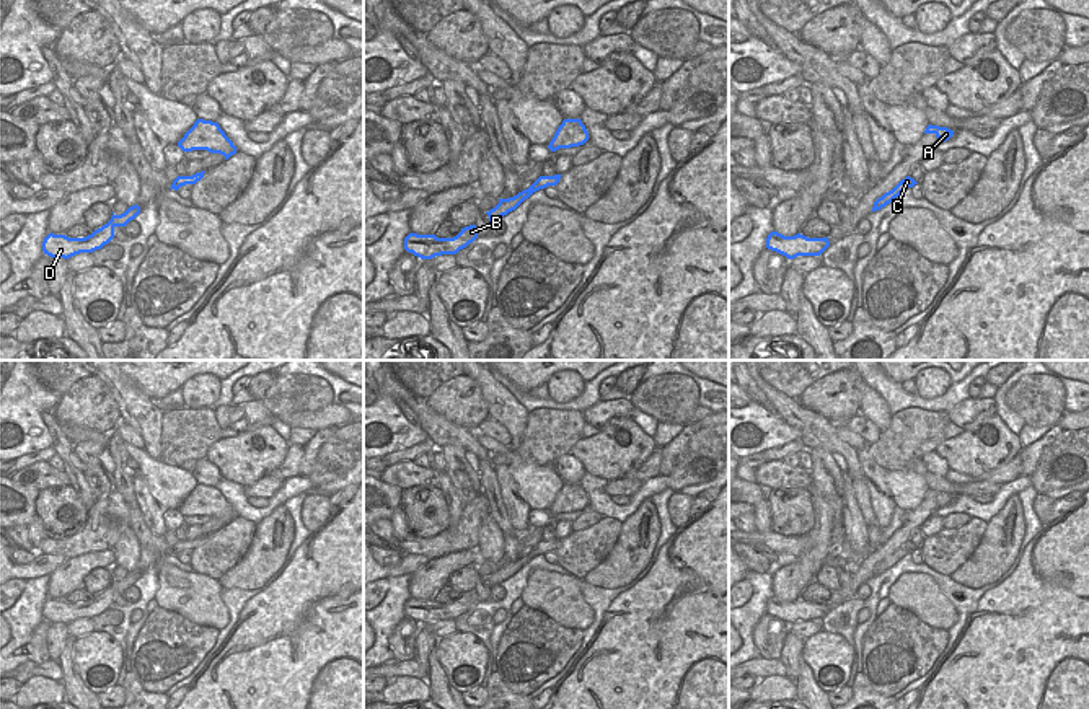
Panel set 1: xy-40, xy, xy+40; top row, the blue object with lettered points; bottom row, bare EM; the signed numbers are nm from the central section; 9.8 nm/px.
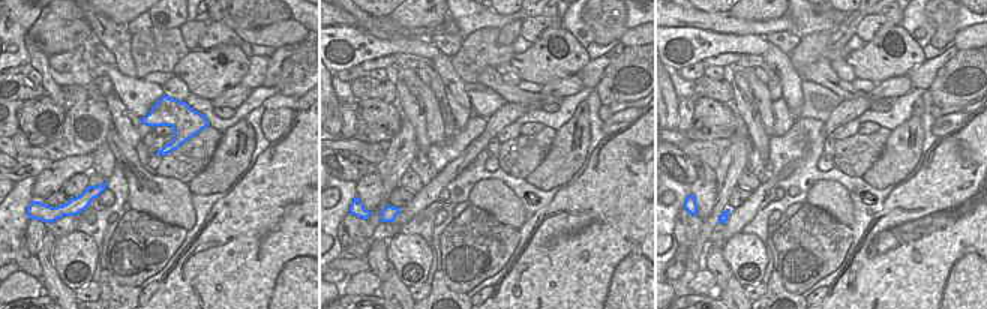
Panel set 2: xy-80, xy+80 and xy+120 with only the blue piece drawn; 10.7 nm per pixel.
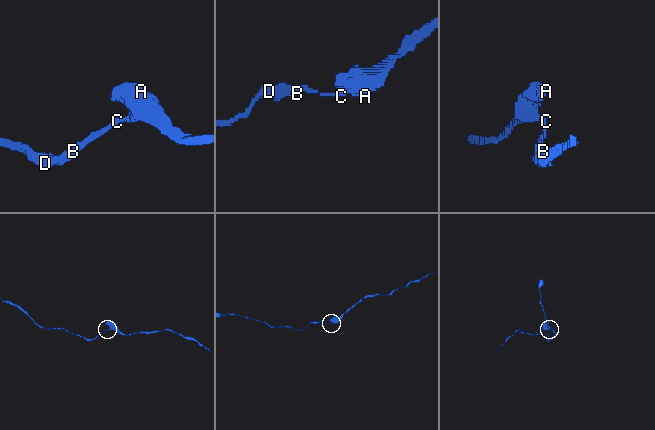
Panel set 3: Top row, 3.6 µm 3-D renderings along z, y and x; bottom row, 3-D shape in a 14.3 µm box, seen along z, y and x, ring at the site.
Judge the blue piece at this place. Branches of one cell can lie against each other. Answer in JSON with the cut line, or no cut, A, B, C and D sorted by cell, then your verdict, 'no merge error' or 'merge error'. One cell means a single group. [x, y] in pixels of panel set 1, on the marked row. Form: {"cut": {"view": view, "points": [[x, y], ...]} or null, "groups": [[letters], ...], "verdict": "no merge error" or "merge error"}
{"cut": null, "groups": [["A", "B", "C", "D"]], "verdict": "no merge error"}

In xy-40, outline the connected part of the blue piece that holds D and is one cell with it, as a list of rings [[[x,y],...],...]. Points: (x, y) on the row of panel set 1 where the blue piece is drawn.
[[[137,204],[129,207],[121,215],[116,215],[112,212],[112,217],[106,225],[95,230],[91,235],[85,238],[68,238],[65,235],[49,233],[42,241],[42,251],[51,258],[64,258],[64,259],[68,259],[80,253],[93,253],[96,249],[101,249],[114,238],[116,227],[126,227],[139,214],[140,207]]]

